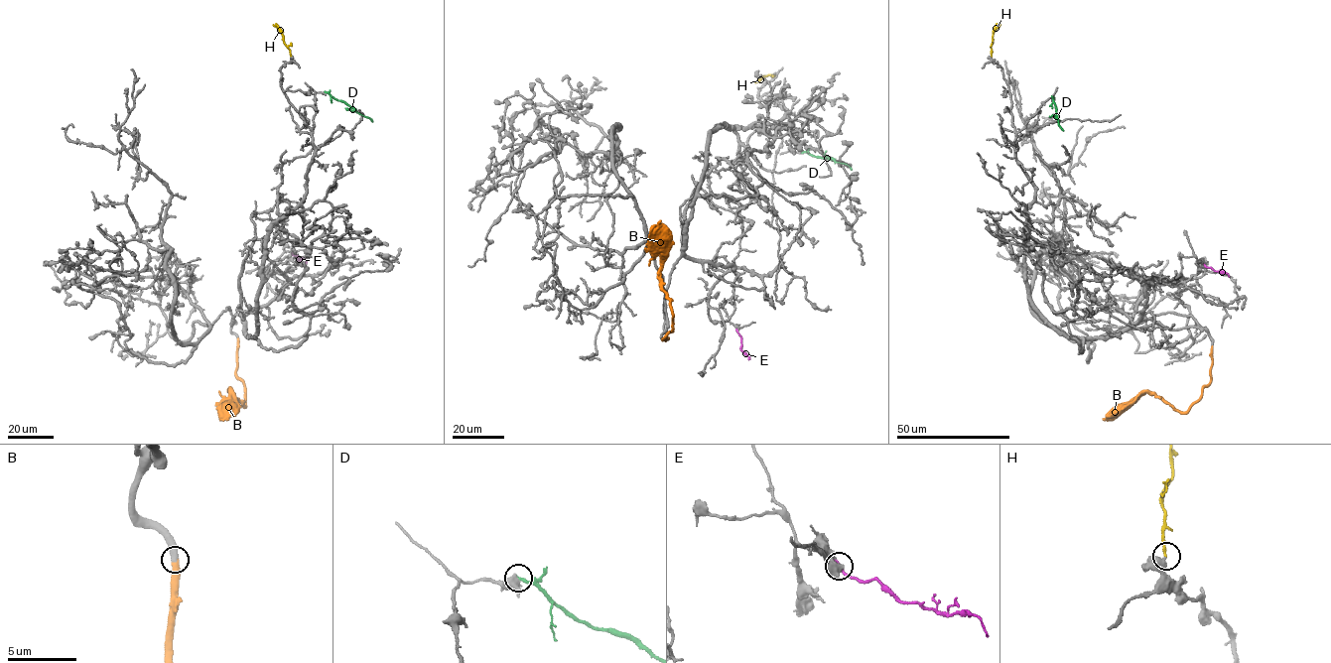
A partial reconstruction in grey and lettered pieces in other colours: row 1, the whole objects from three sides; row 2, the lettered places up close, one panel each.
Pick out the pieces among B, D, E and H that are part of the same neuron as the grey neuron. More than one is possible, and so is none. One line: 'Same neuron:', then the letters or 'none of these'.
Same neuron: B, E, H

